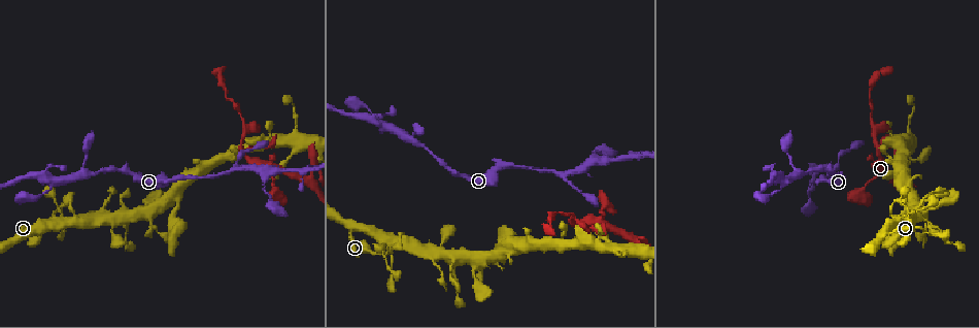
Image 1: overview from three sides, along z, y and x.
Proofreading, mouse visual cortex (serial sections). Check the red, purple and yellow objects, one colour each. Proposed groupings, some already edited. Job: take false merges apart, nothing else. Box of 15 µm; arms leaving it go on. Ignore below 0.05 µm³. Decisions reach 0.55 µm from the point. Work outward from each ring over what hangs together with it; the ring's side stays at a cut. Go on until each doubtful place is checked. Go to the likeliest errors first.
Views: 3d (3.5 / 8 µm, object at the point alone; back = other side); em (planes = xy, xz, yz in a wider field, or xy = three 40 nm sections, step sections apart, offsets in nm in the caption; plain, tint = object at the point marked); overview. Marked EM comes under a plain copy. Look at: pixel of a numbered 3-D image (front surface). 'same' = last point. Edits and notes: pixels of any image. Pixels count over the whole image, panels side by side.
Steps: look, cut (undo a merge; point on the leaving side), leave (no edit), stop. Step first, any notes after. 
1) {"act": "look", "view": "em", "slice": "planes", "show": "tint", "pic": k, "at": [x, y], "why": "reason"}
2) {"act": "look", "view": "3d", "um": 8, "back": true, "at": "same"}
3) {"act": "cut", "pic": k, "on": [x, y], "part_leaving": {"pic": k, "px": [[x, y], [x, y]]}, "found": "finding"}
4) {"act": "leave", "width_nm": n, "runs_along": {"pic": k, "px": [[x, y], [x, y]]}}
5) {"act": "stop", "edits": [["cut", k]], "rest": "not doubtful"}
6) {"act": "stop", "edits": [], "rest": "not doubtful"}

{"act": "look", "view": "3d", "um": 8, "pic": 1, "at": [307, 179], "why": "looks like a crossing"}

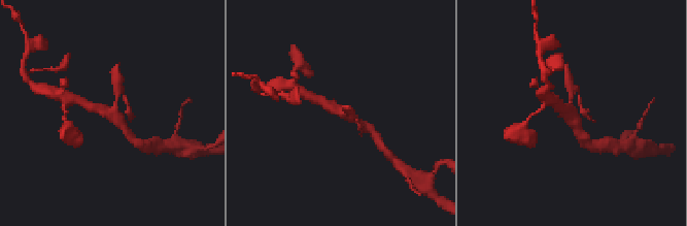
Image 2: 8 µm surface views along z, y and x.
{"act": "look", "view": "em", "slice": "xy", "step": 1, "show": "tint", "pic": 2, "at": [569, 110], "arms": 4, "arm_widths_nm": [150, 200, 250, 300]}

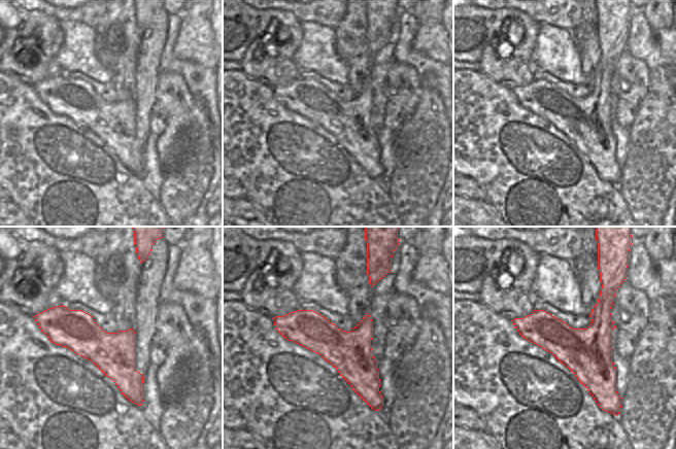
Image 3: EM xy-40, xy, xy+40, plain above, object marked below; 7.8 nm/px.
{"act": "leave", "runs_along": {"pic": 2, "px": [[87, 104], [111, 110], [128, 133]]}, "found": "one cell here"}

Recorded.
{"act": "look", "view": "3d", "um": 8, "pic": 1, "at": [230, 171]}

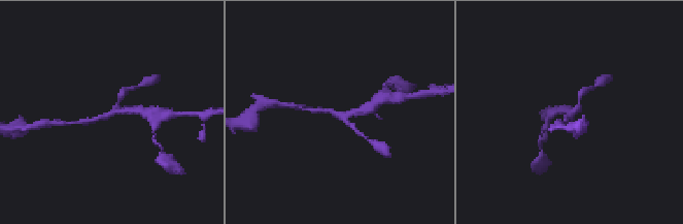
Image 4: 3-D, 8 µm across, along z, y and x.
{"act": "look", "view": "3d", "um": 3.5, "pic": 4, "at": [111, 113]}

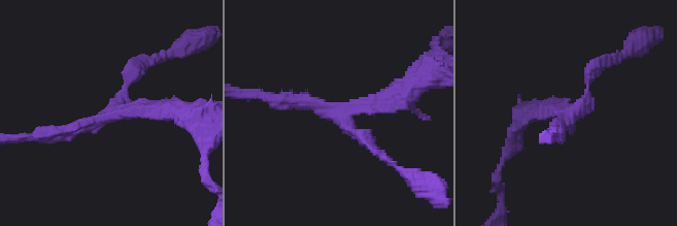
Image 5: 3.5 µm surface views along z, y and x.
{"act": "look", "view": "em", "slice": "xy", "step": 3, "show": "tint", "pic": 5, "at": [337, 113]}

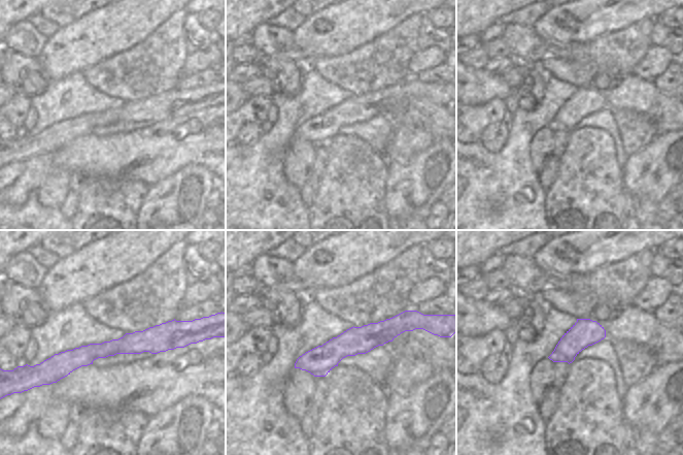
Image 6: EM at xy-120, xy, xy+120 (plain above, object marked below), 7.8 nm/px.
{"act": "leave", "arms": 3, "arm_widths_nm": [100, 200, 250], "runs_along": {"pic": 5, "px": [[42, 132], [125, 110], [169, 110]]}, "found": "one cell here"}

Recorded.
{"act": "look", "view": "em", "slice": "xy", "step": 2, "show": "tint", "pic": 1, "at": [388, 250], "why": "a narrow waist"}

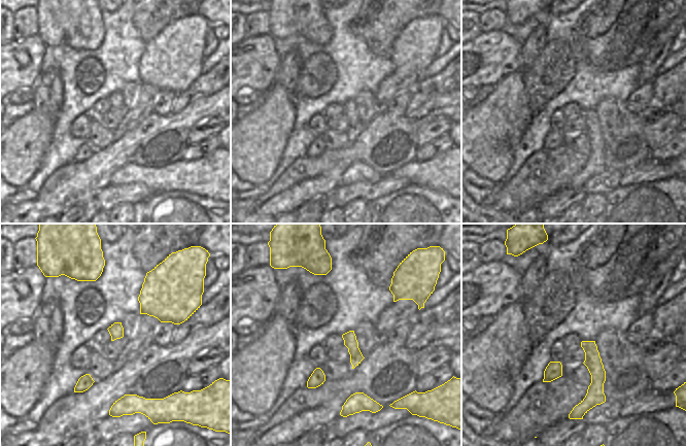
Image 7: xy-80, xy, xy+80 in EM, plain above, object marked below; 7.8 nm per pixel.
{"act": "look", "view": "3d", "um": 3.5, "at": "same", "why": "see where the arms go"}

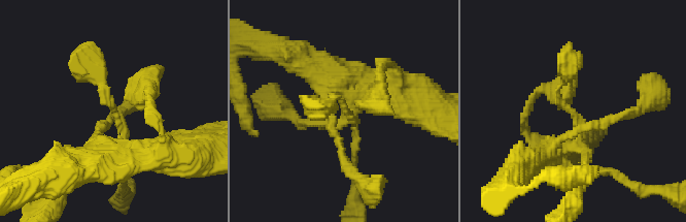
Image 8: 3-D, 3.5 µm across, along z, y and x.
{"act": "leave", "width_nm": 100, "runs_along": {"pic": 7, "px": [[592, 343], [595, 395], [586, 406]]}, "found": "continuous, no second cell"}

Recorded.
{"act": "look", "view": "3d", "um": 3.5, "pic": 1, "at": [877, 151], "why": "sharp bend"}

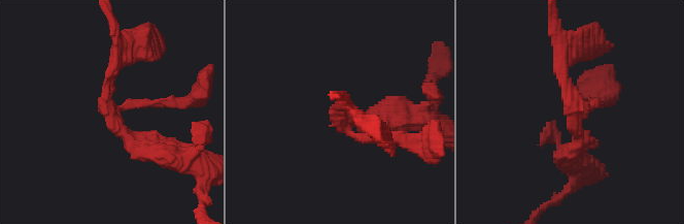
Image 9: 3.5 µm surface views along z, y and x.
{"act": "look", "view": "em", "slice": "xy", "step": 2, "show": "tint", "pic": 9, "at": [111, 114], "arms": 3, "arm_widths_nm": [100, 200, 250]}

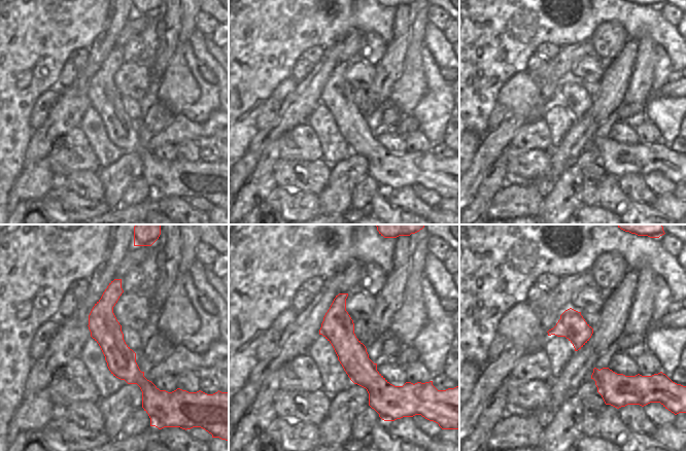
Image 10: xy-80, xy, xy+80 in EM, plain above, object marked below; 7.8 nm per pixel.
{"act": "leave", "runs_along": {"pic": 10, "px": [[116, 281], [107, 334], [145, 385], [144, 400]]}, "found": "continuous, no second cell"}

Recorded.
{"act": "look", "view": "3d", "um": 3.5, "pic": 1, "at": [573, 218], "why": "branch point"}

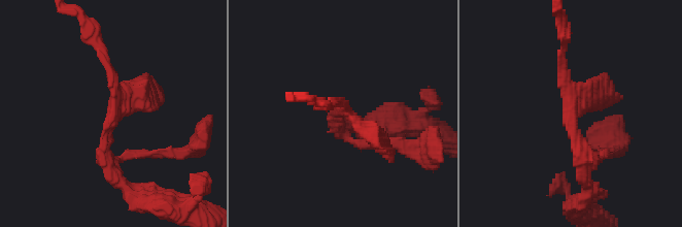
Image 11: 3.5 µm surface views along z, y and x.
{"act": "look", "view": "em", "slice": "xy", "step": 5, "show": "tint", "pic": 11, "at": [573, 113]}

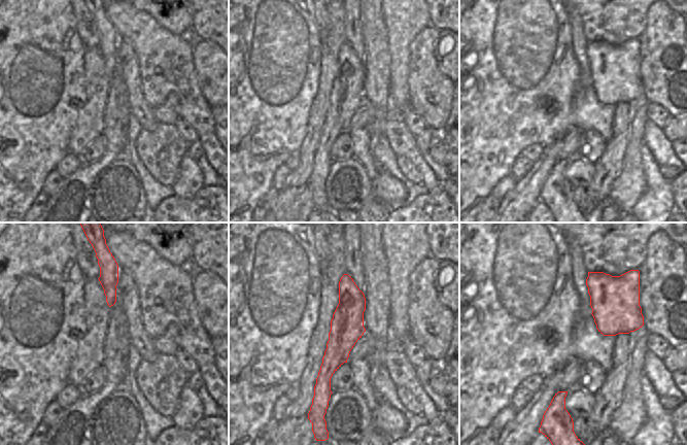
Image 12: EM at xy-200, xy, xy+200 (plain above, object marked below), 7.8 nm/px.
{"act": "look", "view": "em", "slice": "planes", "show": "tint", "at": "same", "why": "another direction"}

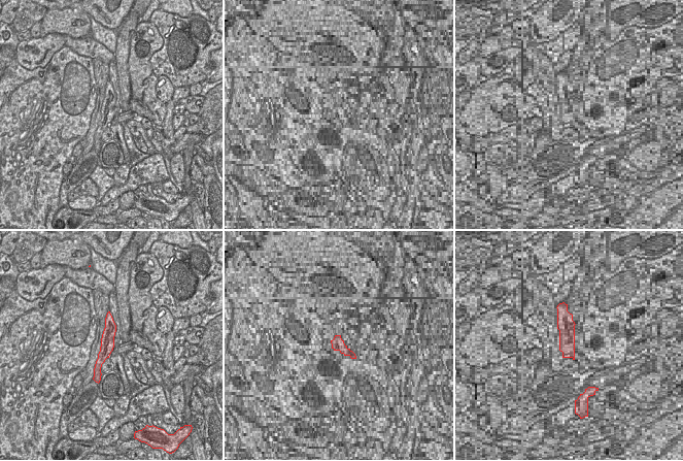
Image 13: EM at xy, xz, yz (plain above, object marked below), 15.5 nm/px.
{"act": "leave", "runs_along": {"pic": 11, "px": [[585, 172], [560, 67], [564, 49]]}, "found": "continuous, no second cell"}

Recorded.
{"act": "stop", "edits": [], "rest": "not doubtful"}

